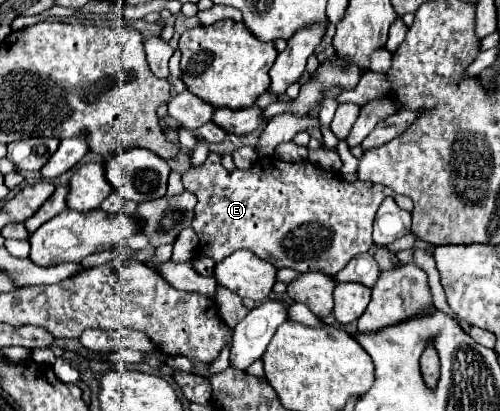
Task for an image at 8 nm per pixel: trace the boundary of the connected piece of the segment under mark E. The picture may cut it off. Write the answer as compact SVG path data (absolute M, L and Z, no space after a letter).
M209 153L209 157L205 159L201 167L191 167L189 171L183 173L181 179L183 179L183 187L195 193L197 197L195 221L191 223L191 229L199 237L199 249L203 255L211 257L215 263L223 261L227 255L235 253L237 249L249 249L259 259L269 261L277 269L289 267L299 273L319 271L319 273L333 277L355 255L367 253L373 249L371 225L385 197L393 197L401 209L413 211L413 201L405 195L397 195L389 187L383 187L371 181L345 183L333 177L331 171L317 167L311 161L285 163L285 161L279 161L277 157L263 157L245 171L235 169L229 173L221 165L221 155Z

